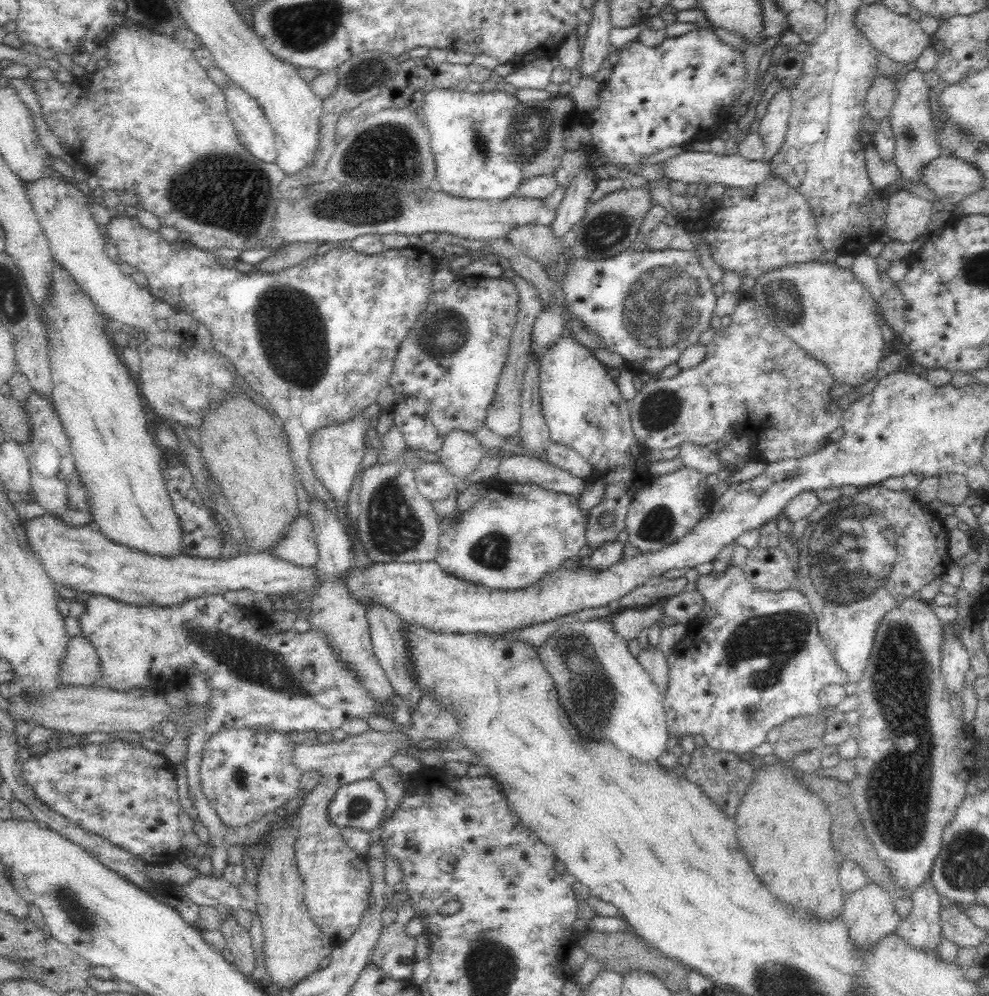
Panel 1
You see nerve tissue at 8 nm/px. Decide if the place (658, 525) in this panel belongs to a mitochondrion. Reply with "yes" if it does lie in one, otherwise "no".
yes

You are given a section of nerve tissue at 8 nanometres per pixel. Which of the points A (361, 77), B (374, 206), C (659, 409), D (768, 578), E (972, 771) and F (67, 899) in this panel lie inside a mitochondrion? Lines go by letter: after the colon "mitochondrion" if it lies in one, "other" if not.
A: mitochondrion
B: mitochondrion
C: mitochondrion
D: other
E: other
F: mitochondrion

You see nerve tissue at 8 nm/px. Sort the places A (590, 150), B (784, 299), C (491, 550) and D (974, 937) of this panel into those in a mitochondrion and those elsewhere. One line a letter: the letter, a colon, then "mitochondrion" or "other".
A: other
B: mitochondrion
C: mitochondrion
D: other

